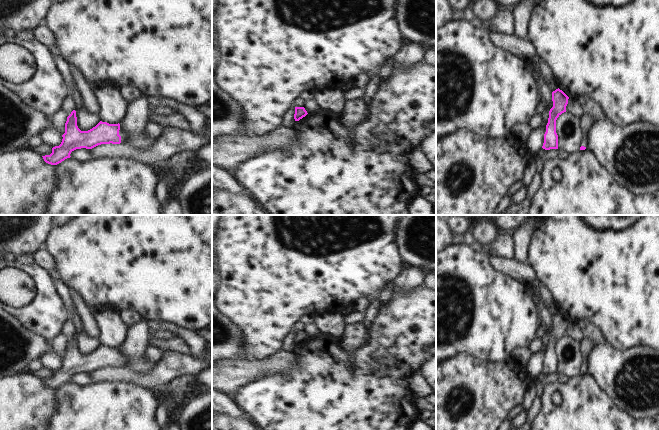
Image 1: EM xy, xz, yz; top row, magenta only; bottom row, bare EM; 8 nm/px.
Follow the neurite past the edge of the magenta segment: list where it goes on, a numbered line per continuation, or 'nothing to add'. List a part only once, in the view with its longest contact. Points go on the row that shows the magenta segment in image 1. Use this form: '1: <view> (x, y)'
1: xy (124, 137)

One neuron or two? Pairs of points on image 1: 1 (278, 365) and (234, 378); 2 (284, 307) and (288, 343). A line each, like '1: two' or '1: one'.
1: one
2: two

